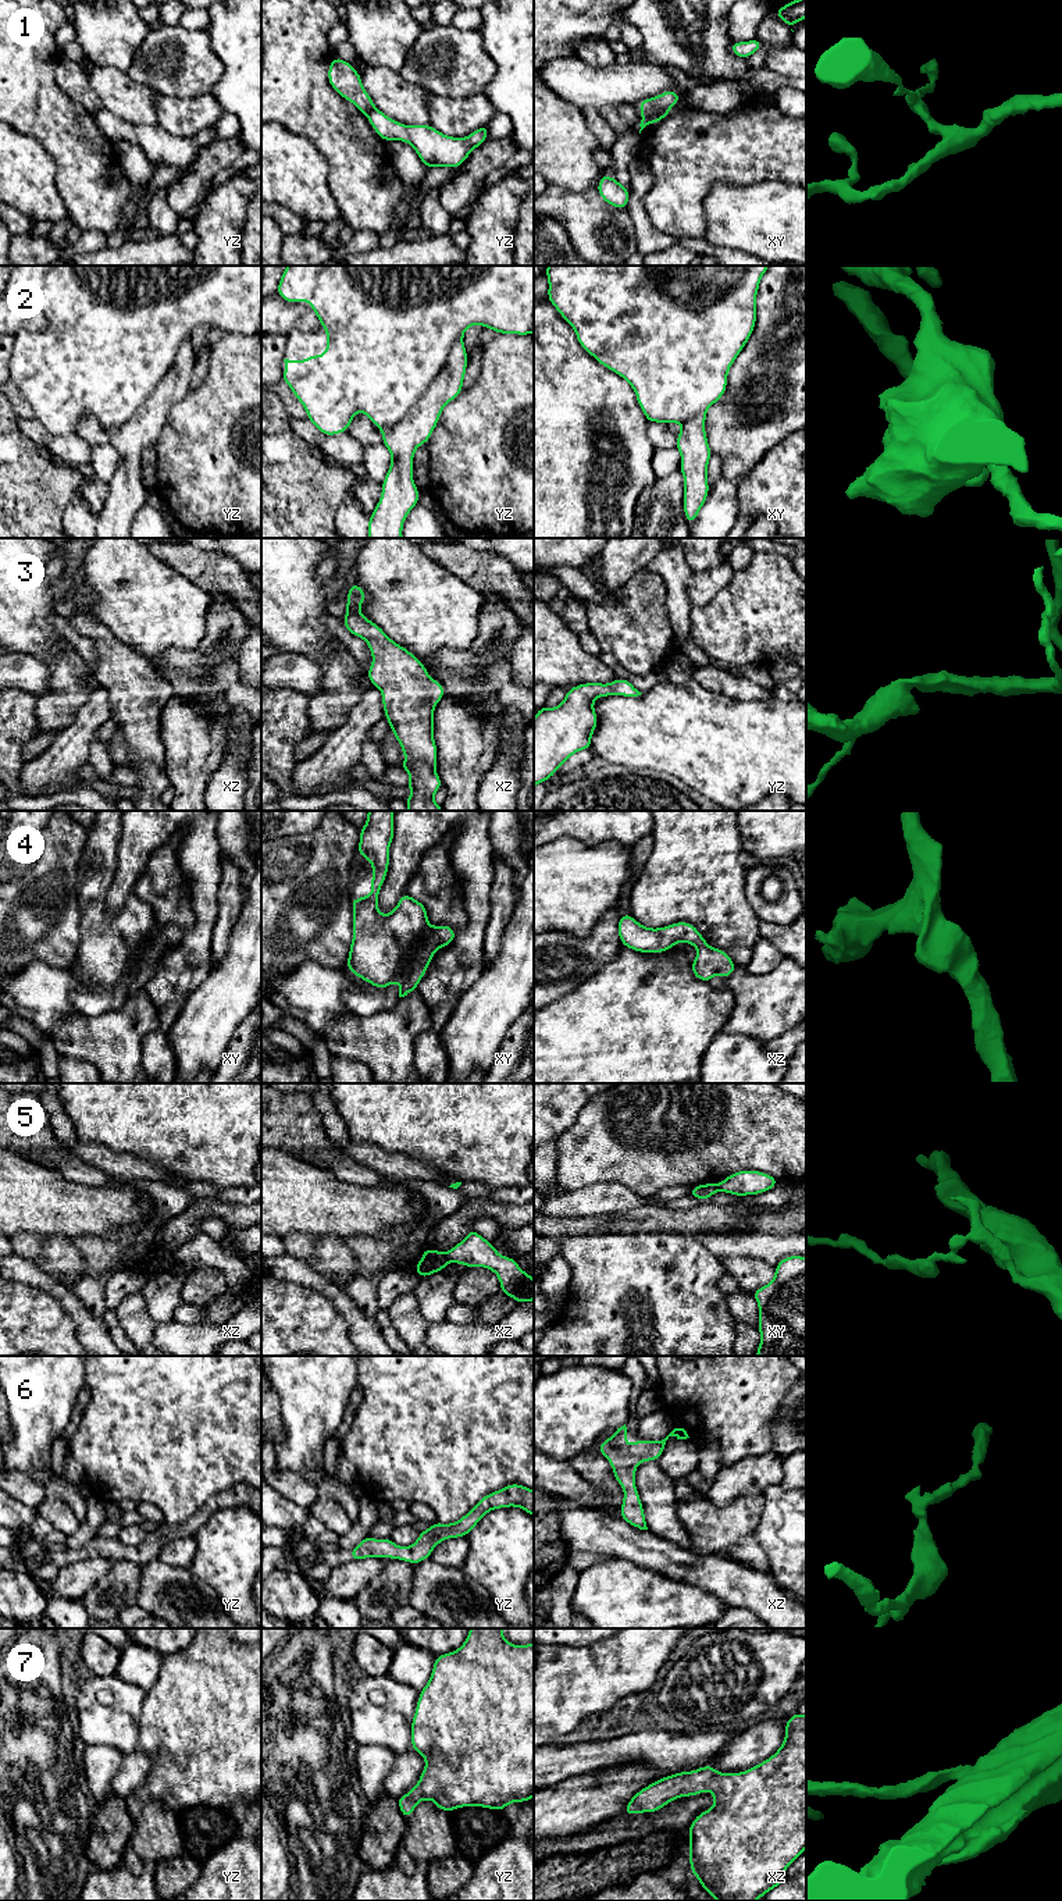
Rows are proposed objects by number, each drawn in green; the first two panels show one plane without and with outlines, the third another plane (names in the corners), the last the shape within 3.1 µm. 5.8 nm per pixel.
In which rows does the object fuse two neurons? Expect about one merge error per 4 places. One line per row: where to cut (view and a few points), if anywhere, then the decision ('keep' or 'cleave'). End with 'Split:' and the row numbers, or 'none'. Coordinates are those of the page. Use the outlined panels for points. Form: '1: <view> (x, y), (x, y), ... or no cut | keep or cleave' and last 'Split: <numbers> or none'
1: xy (669, 107), (642, 118) | cleave
2: no cut | keep
3: no cut | keep
4: no cut | keep
5: xz (445, 1253), (449, 1260) | cleave
6: no cut | keep
7: no cut | keep
Split: 1, 5

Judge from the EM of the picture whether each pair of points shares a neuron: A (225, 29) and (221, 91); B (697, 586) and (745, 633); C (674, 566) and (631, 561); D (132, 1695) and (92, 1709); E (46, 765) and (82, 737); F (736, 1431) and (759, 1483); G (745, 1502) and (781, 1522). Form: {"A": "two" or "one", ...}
{"A": "one", "B": "two", "C": "two", "D": "one", "E": "one", "F": "two", "G": "two"}

